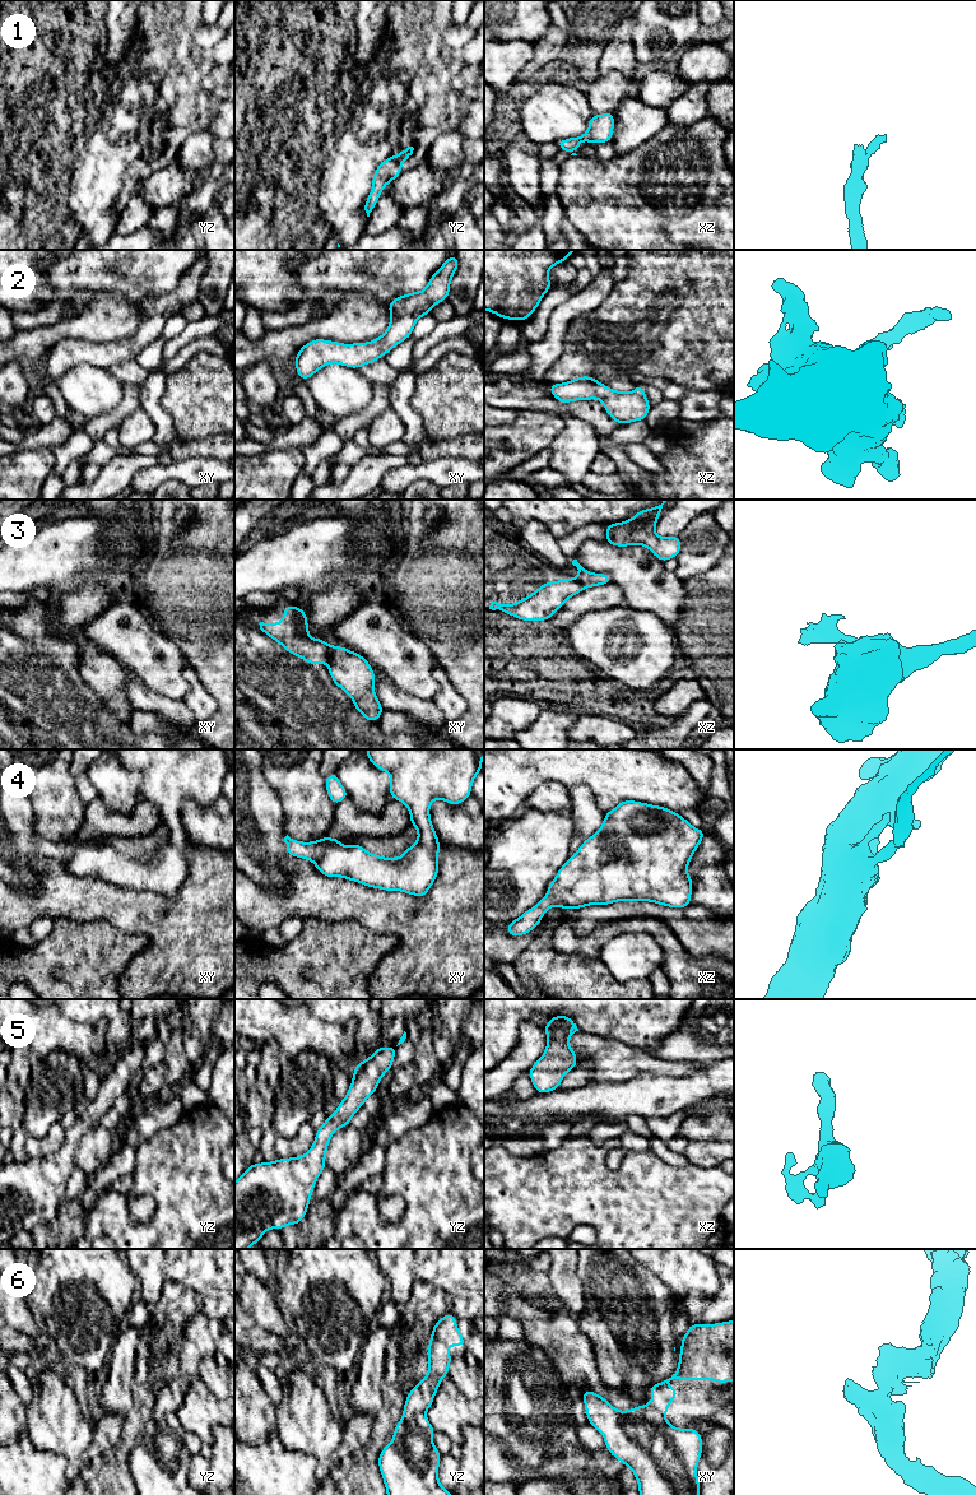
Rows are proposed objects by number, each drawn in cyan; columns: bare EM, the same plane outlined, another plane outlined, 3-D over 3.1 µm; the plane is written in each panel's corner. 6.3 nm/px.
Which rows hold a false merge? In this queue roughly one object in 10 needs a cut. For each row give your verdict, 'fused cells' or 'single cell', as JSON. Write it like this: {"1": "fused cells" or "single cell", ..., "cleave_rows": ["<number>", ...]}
{"1": "single cell", "2": "single cell", "3": "fused cells", "4": "single cell", "5": "single cell", "6": "fused cells", "cleave_rows": ["3", "6"]}

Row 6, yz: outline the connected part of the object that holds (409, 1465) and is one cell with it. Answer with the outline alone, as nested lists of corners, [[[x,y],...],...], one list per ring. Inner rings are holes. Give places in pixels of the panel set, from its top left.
[[[424,1413],[396,1422],[391,1443],[378,1455],[378,1468],[387,1495],[454,1495],[438,1480],[441,1453],[432,1440],[434,1433]]]

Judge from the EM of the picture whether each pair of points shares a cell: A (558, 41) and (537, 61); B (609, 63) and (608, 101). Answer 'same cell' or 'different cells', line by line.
A: same cell
B: different cells

